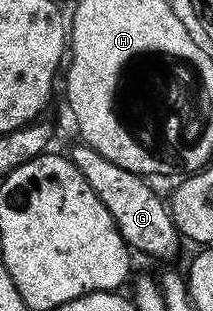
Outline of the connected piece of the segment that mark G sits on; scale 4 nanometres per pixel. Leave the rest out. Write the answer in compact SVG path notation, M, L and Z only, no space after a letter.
M84 143L73 146L69 150L69 156L77 171L85 175L89 187L97 191L97 199L105 203L105 211L113 215L113 223L123 236L128 250L156 257L159 261L171 261L181 253L181 234L171 216L168 202L153 193L146 177L139 176L135 171L125 171L125 168L111 163L104 155Z

